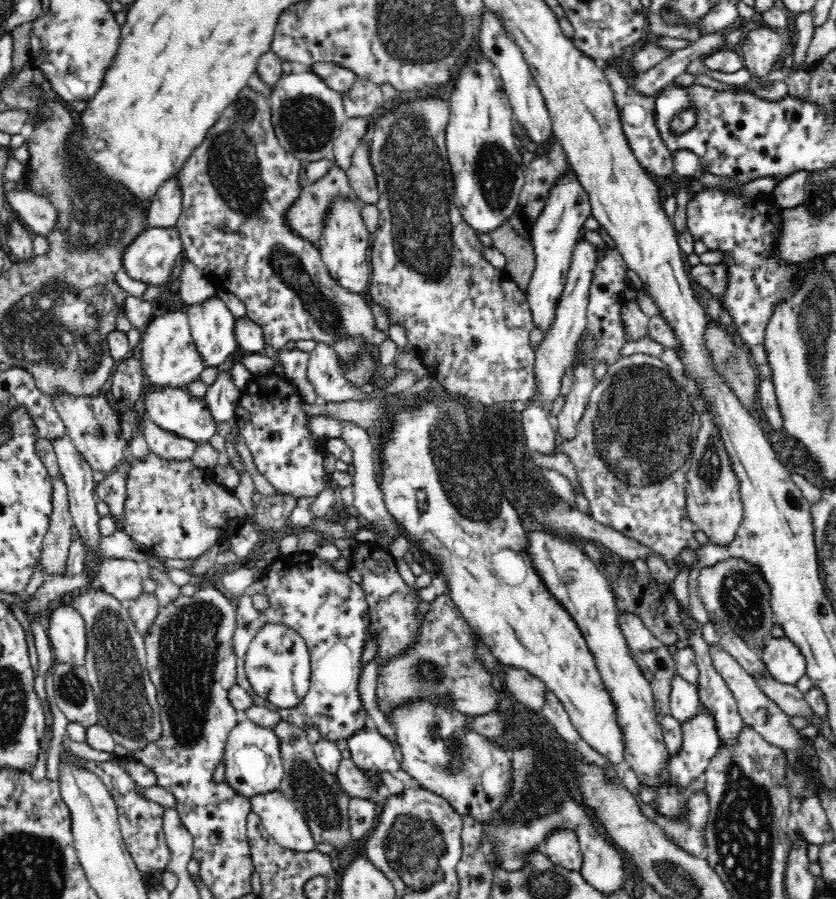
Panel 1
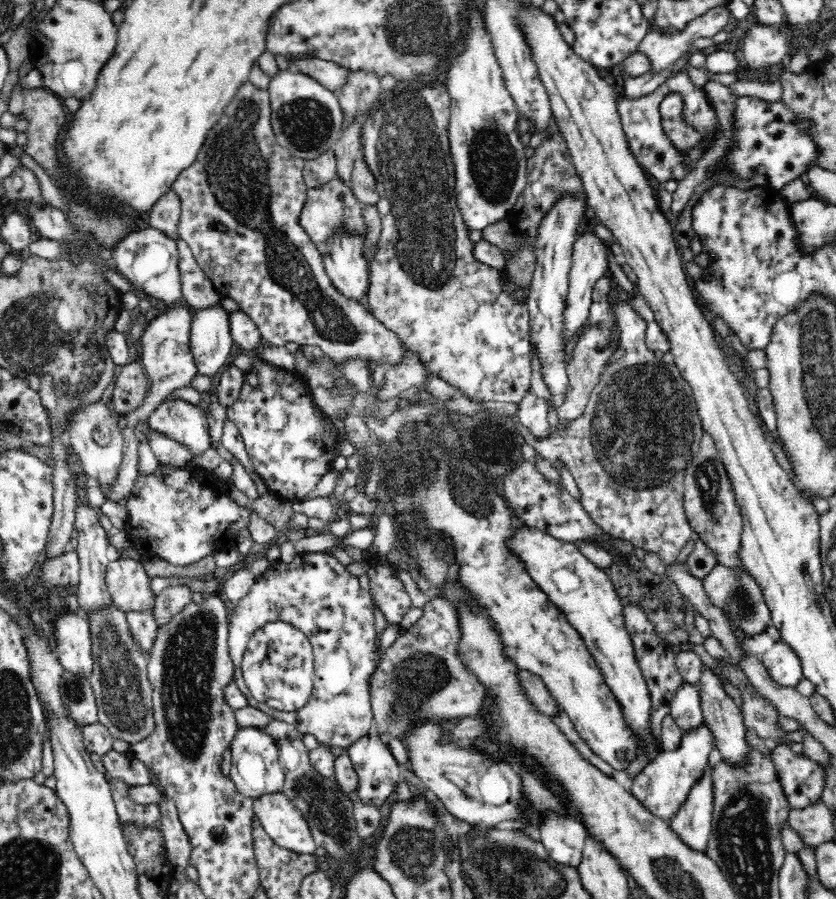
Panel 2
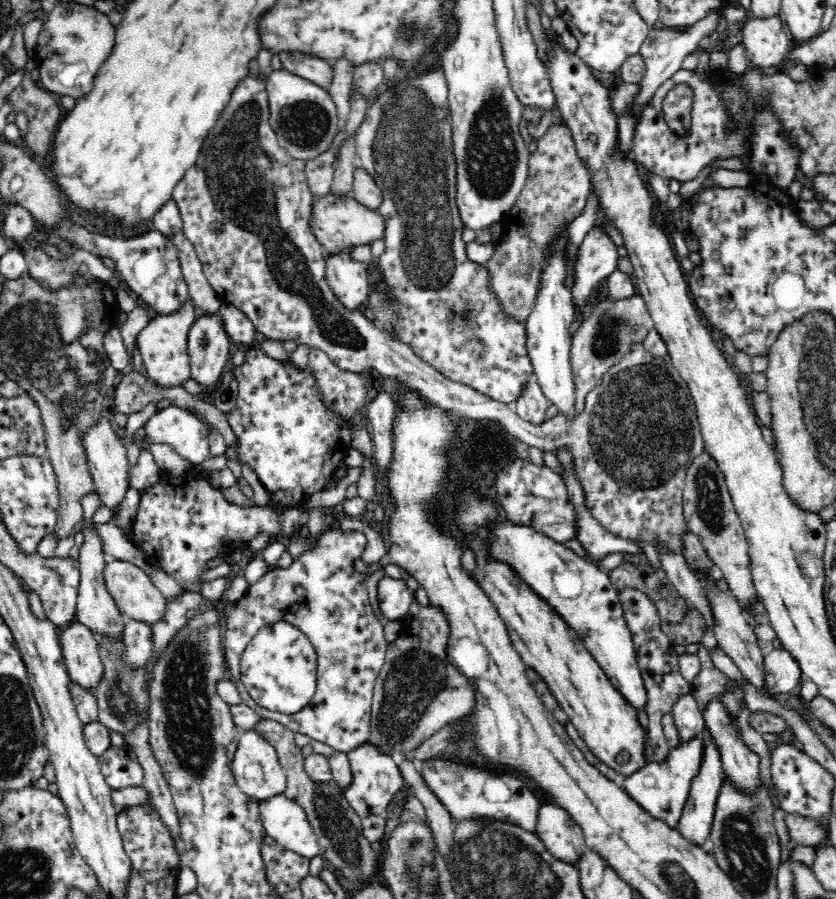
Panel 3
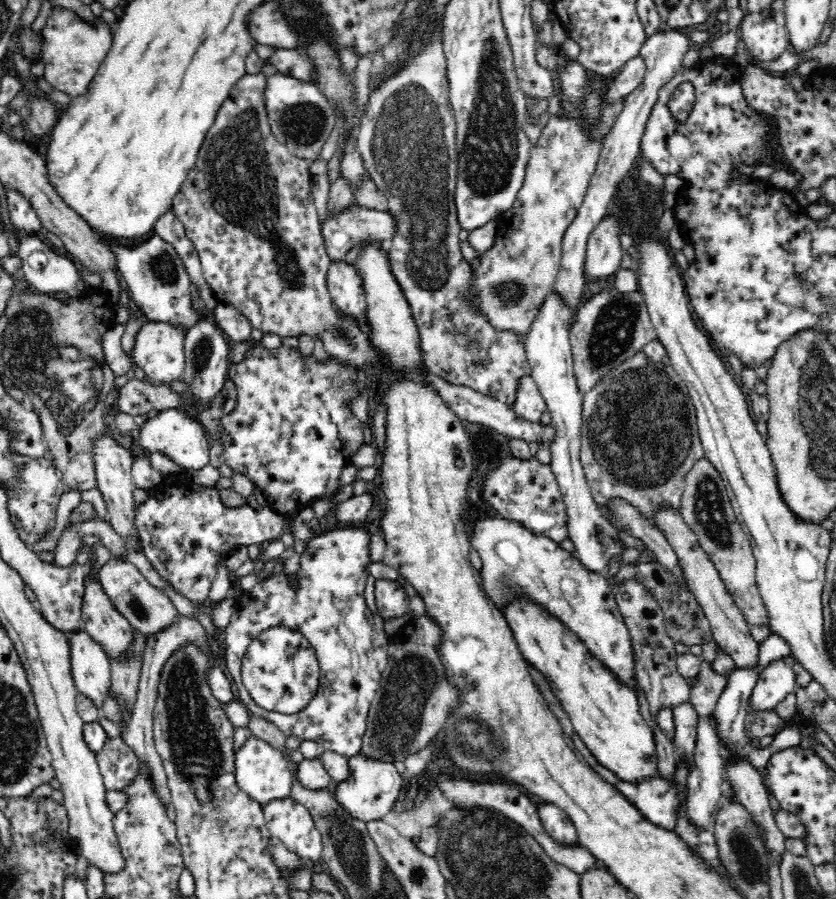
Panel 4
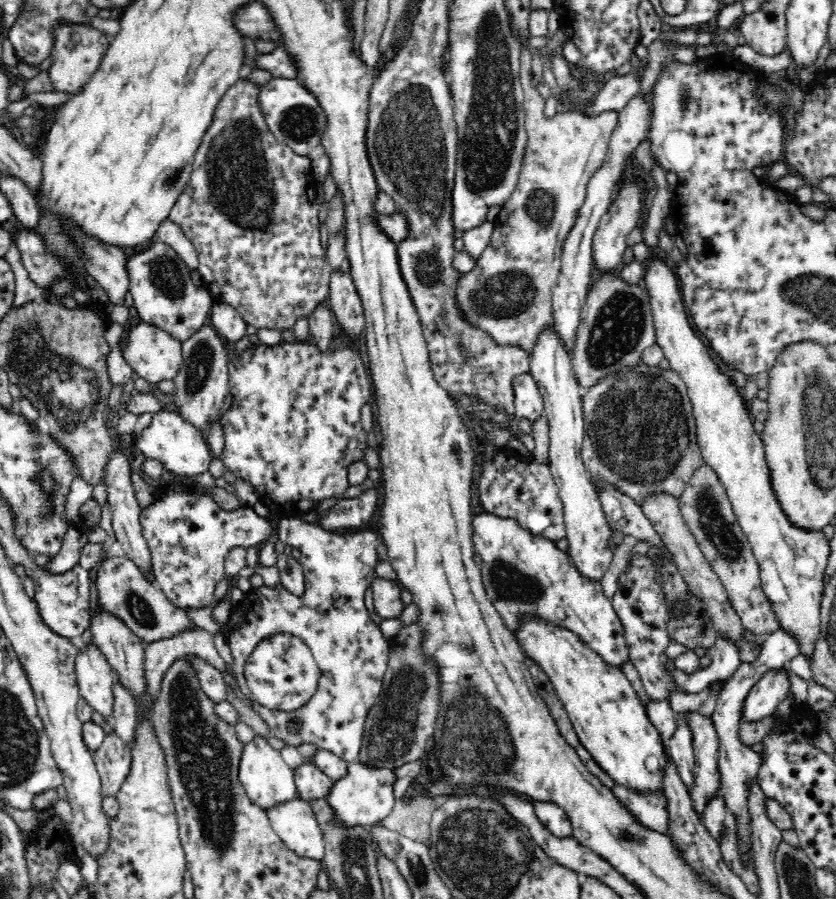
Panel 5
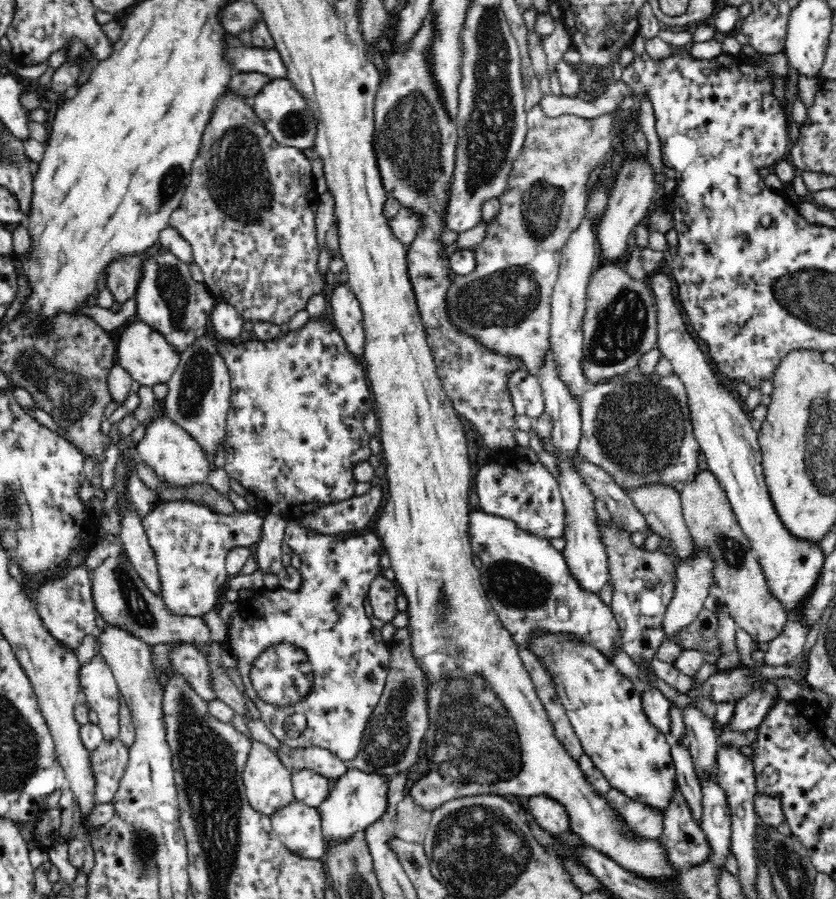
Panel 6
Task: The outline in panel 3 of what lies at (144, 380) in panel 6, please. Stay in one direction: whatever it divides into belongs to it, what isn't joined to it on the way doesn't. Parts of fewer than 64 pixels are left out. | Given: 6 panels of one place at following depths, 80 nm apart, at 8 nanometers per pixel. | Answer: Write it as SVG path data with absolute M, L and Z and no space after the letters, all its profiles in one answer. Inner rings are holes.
M190 297L182 306L170 314L157 314L143 328L136 340L138 363L145 376L155 382L160 388L181 387L192 379L192 365L188 353L189 330L199 311Z

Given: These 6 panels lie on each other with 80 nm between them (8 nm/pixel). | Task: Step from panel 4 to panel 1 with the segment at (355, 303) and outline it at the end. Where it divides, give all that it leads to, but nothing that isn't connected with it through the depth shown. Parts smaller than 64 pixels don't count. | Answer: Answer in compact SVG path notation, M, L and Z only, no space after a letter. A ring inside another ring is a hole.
M351 191L350 194L334 195L323 216L322 234L318 240L318 251L330 274L340 285L354 293L366 292L365 286L371 277L369 252L371 235L362 218L365 202Z

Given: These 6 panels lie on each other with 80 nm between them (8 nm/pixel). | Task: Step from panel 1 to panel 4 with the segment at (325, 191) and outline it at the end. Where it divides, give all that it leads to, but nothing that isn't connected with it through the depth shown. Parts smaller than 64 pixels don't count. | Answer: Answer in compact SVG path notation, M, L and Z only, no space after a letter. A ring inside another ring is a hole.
M354 203L344 207L337 213L328 213L322 220L322 239L326 253L331 260L342 260L351 249L358 249L360 245L384 244L394 235L393 218L386 211L372 210Z

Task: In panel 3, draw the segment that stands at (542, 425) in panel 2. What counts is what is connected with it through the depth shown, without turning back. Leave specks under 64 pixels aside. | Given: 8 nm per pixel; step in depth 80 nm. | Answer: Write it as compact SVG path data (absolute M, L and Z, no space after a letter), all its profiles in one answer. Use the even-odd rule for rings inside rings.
M533 374L523 390L522 396L513 404L513 409L520 415L522 420L540 426L548 420L548 416L546 416L548 403L548 397L542 392L542 388Z

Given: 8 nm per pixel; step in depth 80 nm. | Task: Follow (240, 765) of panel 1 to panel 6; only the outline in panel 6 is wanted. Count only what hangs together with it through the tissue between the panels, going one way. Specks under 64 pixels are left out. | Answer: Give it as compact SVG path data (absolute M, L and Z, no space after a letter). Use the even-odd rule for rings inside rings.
M251 739L250 741L250 748L242 775L247 799L252 808L270 816L280 807L286 806L295 799L292 784L293 770L284 765L279 752L276 752L275 749L258 740Z

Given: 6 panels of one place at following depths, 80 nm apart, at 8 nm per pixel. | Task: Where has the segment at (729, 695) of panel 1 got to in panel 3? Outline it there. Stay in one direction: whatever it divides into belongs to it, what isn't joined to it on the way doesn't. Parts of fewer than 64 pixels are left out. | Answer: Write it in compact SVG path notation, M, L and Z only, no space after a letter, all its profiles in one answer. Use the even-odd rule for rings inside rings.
M716 693L703 704L706 731L708 731L719 752L723 773L726 773L734 781L734 785L738 785L740 789L755 791L759 787L760 782L760 777L758 777L760 757L744 744L742 732L740 732L741 728L738 726L739 720L737 720L737 716L733 716L728 711L726 703L722 701L724 700L722 696L723 693Z

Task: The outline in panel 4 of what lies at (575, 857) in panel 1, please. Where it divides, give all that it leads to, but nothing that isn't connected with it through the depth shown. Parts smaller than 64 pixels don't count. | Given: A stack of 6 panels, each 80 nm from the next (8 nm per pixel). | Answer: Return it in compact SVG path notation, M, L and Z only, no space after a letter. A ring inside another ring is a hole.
M539 801L538 814L545 833L558 846L562 848L581 846L580 839L578 839L578 829L559 806Z

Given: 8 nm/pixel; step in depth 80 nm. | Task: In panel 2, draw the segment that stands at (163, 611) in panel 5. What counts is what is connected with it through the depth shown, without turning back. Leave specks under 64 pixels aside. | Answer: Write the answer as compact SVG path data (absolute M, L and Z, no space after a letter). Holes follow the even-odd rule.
M130 558L109 562L105 570L105 586L112 603L121 610L154 610L156 596L150 589L153 569Z

